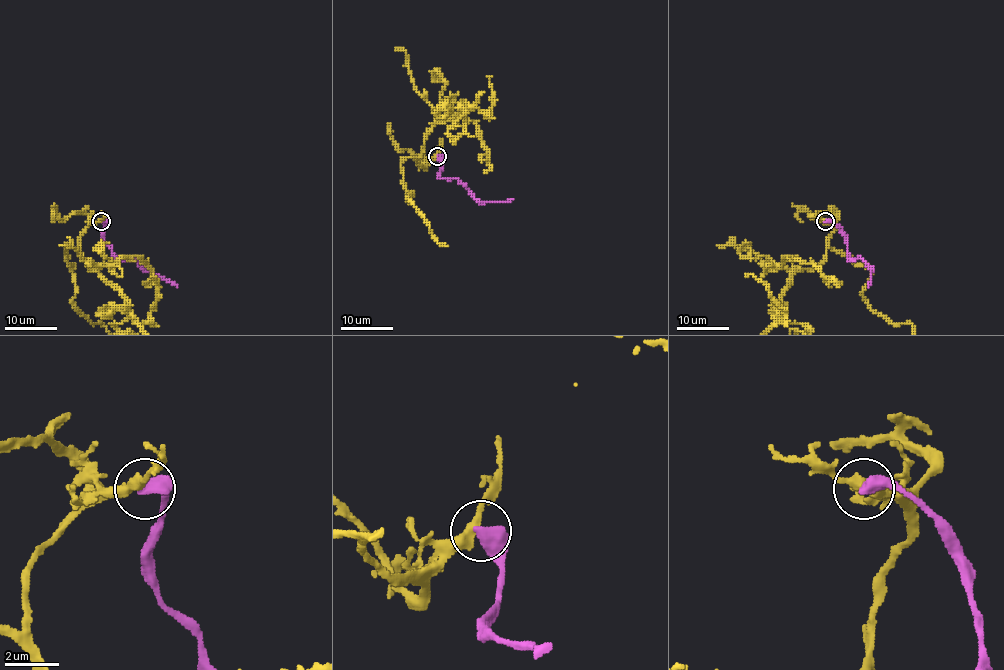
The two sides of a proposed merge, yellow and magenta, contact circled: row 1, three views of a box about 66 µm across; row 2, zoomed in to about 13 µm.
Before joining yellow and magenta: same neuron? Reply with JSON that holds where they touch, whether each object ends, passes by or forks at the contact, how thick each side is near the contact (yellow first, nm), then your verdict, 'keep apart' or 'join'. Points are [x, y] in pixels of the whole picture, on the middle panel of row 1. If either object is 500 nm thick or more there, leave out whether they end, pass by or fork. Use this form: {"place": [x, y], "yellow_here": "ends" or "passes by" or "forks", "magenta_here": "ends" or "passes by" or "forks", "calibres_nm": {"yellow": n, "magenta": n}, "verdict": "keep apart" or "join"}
{"place": [437, 156], "calibres_nm": {"yellow": 360, "magenta": 600}, "verdict": "keep apart"}

